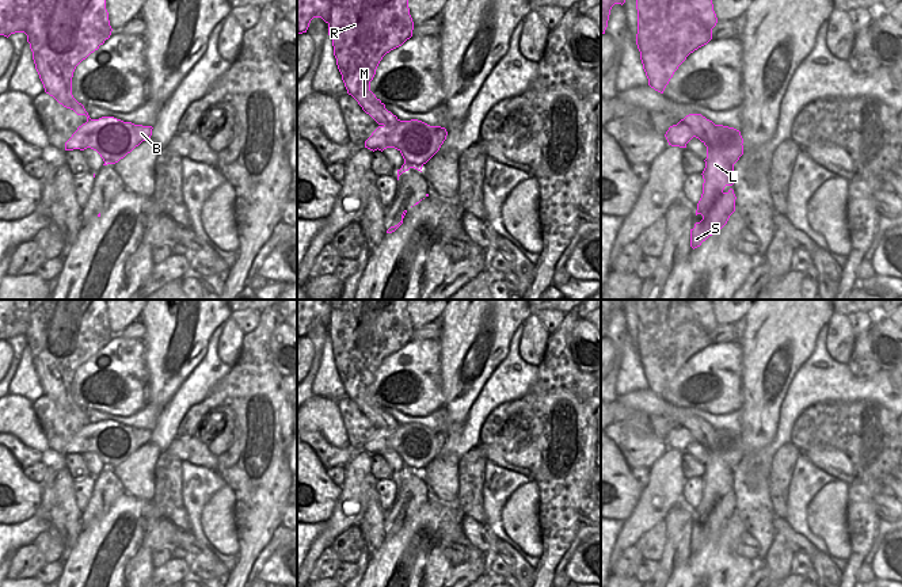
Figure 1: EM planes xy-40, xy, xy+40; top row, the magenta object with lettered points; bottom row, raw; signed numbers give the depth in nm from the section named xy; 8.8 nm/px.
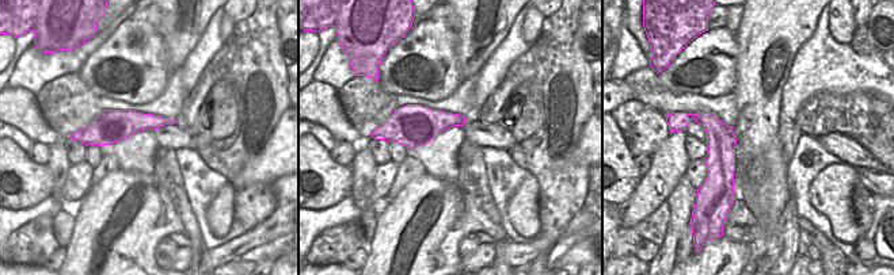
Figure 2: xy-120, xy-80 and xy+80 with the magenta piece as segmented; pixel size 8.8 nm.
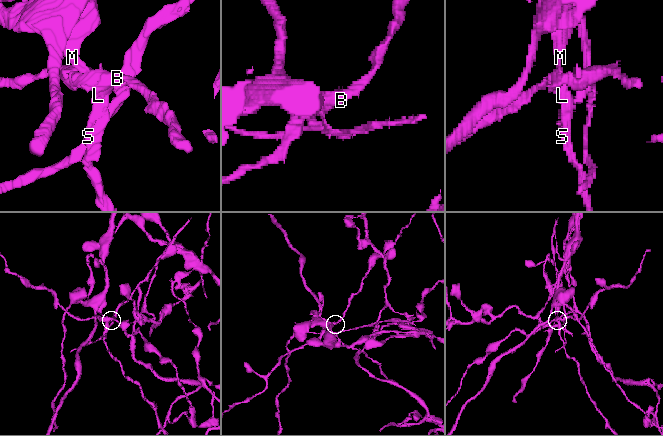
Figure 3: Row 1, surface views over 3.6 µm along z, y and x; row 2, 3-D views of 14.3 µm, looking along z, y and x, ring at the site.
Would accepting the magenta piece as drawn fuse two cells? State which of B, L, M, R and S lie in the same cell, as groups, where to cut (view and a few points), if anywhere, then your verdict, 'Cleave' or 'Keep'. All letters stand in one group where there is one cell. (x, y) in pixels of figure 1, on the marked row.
Groups: B / L M R S. Split along xy (440, 144), (400, 143), (383, 145), (379, 149). Cleave.

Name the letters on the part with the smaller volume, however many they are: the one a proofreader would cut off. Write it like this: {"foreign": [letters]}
{"foreign": ["B"]}

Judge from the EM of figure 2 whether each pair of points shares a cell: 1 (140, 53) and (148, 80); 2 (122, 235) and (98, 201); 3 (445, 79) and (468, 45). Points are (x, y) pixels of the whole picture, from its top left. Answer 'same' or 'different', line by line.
1: same
2: same
3: different

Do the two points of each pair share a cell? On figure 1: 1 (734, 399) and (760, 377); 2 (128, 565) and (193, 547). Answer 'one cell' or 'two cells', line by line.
1: two cells
2: one cell

